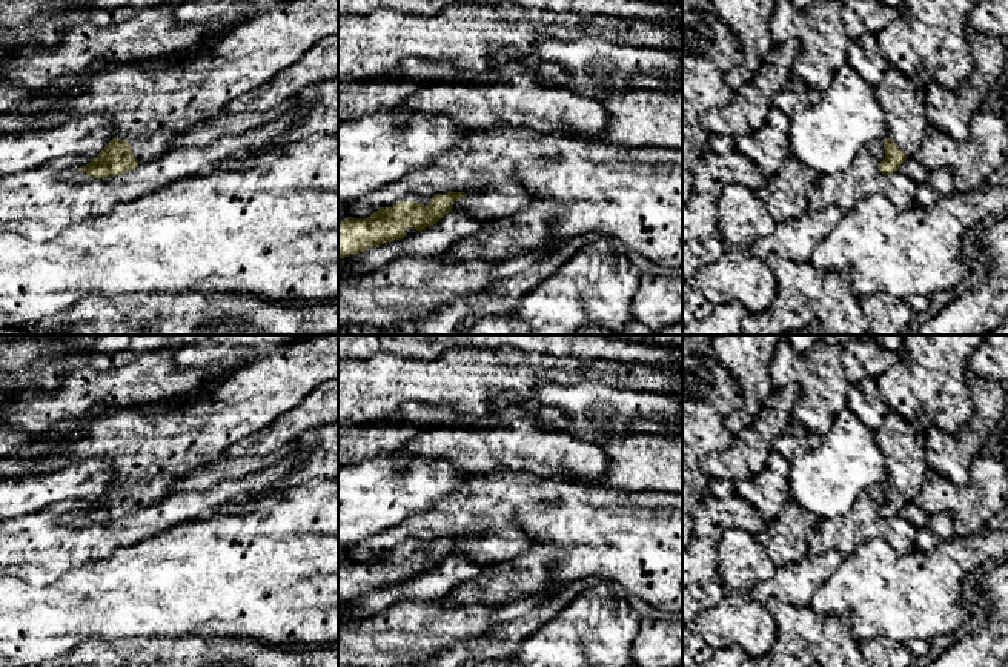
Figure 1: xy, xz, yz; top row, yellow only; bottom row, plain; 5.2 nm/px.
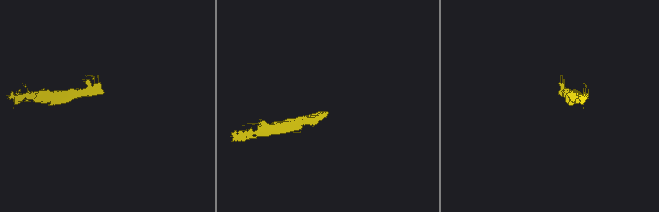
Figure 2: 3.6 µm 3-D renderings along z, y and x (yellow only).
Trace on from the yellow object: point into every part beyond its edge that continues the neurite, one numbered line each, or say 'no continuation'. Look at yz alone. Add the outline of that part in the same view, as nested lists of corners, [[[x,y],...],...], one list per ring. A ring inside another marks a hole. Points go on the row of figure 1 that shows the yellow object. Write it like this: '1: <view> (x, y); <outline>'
1: yz (902, 99); [[[888,66],[874,94],[887,114],[887,138],[893,140],[908,157],[914,157],[930,124],[925,86]]]

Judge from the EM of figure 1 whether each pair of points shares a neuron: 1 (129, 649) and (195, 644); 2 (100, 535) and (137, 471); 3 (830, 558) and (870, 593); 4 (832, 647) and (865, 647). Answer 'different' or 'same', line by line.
1: same
2: different
3: different
4: different

